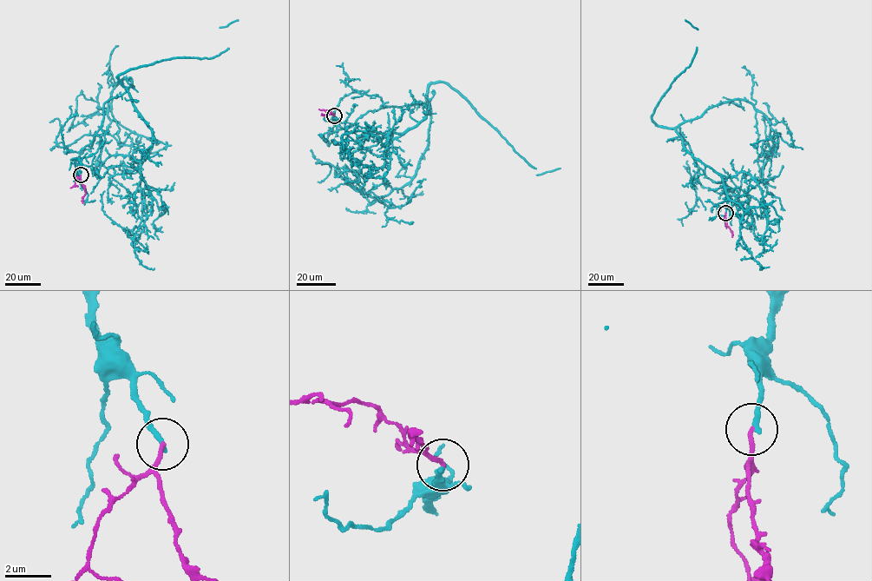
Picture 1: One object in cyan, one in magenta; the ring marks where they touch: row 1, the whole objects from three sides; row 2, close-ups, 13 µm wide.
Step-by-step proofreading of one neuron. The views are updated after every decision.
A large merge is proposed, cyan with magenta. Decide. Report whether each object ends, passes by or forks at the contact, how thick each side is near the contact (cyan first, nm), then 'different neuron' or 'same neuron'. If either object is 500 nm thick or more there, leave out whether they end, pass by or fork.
cyan ends there; magenta ends there; 240 nm thick on the cyan side, 170 nm on the other; same neuron

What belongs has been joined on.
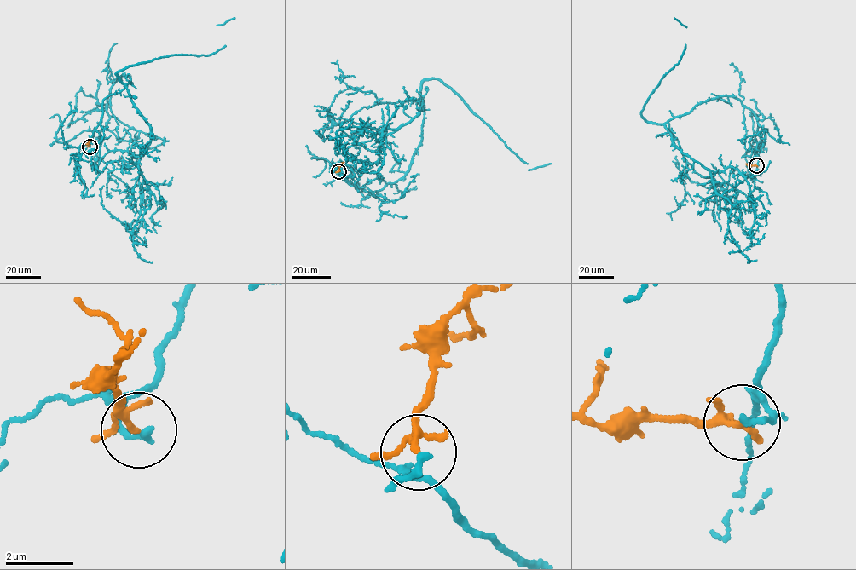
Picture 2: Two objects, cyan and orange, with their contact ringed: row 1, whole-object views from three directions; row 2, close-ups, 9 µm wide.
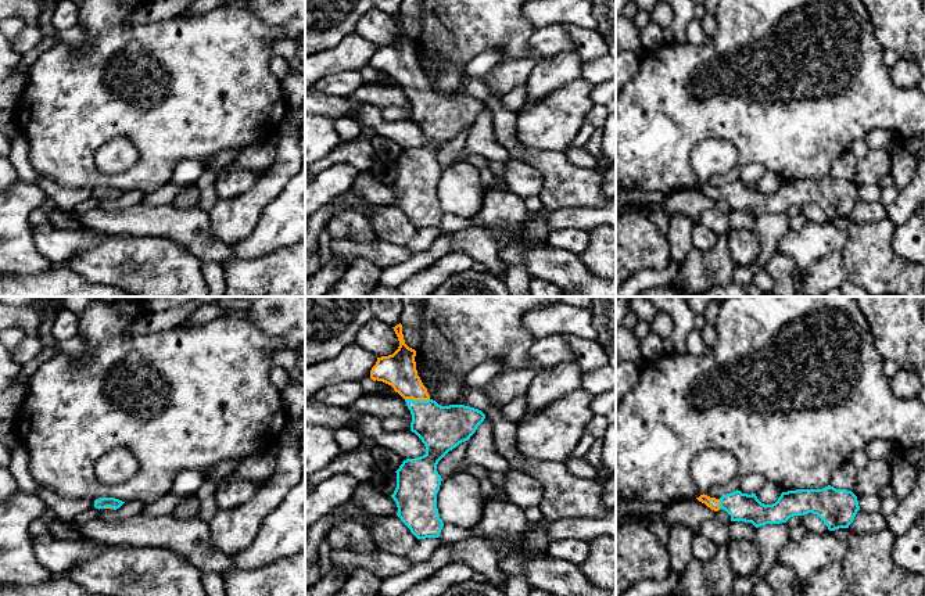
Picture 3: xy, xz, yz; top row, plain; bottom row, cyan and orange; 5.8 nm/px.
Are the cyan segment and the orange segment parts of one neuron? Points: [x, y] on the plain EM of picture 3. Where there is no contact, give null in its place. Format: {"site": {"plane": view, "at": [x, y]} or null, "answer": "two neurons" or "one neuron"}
{"site": {"plane": "xz", "at": [418, 90]}, "answer": "one neuron"}

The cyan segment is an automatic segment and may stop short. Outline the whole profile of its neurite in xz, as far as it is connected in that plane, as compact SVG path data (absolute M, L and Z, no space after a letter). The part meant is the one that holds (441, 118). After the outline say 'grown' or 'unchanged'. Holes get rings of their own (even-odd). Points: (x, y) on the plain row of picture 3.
M402 14L392 17L399 36L388 46L377 47L370 60L373 71L394 78L412 104L410 121L426 136L420 147L406 148L397 162L395 190L401 211L417 229L438 227L444 216L437 198L441 165L438 151L459 133L469 130L485 104L465 94L441 96L433 90L416 60L416 40L405 33Z; grown

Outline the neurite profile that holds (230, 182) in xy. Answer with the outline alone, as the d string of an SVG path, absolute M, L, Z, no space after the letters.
M222 168L215 189L219 198L229 200L252 189L259 180L259 172L239 168Z

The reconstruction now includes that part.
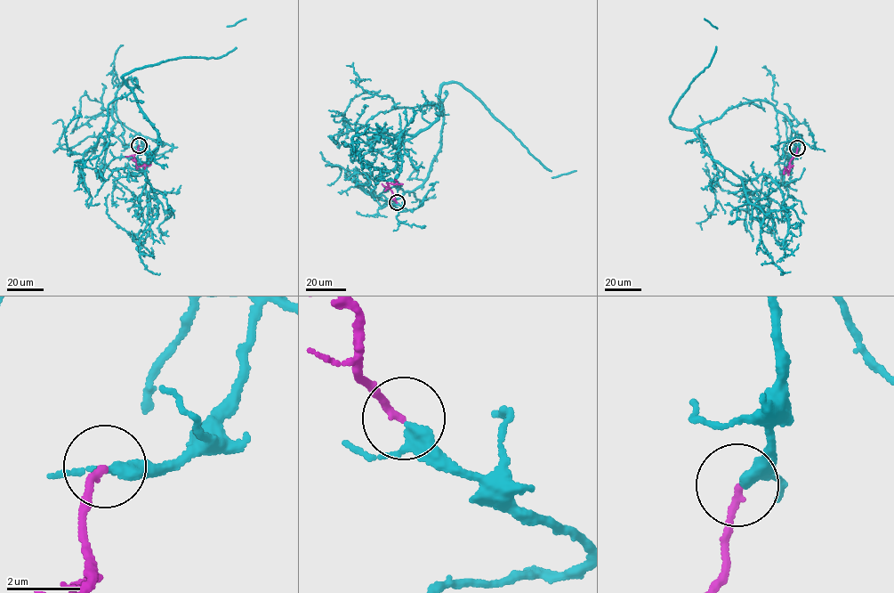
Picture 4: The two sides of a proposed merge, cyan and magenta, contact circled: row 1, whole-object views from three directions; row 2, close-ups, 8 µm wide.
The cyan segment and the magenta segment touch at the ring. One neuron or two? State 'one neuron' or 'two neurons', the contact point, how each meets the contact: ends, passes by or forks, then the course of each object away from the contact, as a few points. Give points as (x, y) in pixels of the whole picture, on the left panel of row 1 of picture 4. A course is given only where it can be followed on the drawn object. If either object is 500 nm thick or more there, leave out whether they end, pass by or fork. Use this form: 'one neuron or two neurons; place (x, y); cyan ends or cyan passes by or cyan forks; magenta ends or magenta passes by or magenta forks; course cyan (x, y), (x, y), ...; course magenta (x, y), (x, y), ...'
one neuron; place (139, 145); cyan passes by; magenta ends; course cyan (139, 145), (145, 136), (112, 117), (128, 78), (160, 139), (135, 159), (144, 230), (108, 217), (108, 194); course magenta (139, 145), (133, 156), (136, 166), (151, 165)

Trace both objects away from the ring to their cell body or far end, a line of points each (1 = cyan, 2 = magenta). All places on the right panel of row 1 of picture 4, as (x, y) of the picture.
1: (797, 148), (801, 137), (768, 101), (695, 130), (716, 161), (777, 185), (789, 221), (780, 244), (772, 215)
2: (797, 148), (788, 173), (785, 167)

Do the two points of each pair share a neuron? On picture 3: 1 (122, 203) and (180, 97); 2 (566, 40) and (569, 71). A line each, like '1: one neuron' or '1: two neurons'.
1: two neurons
2: two neurons

